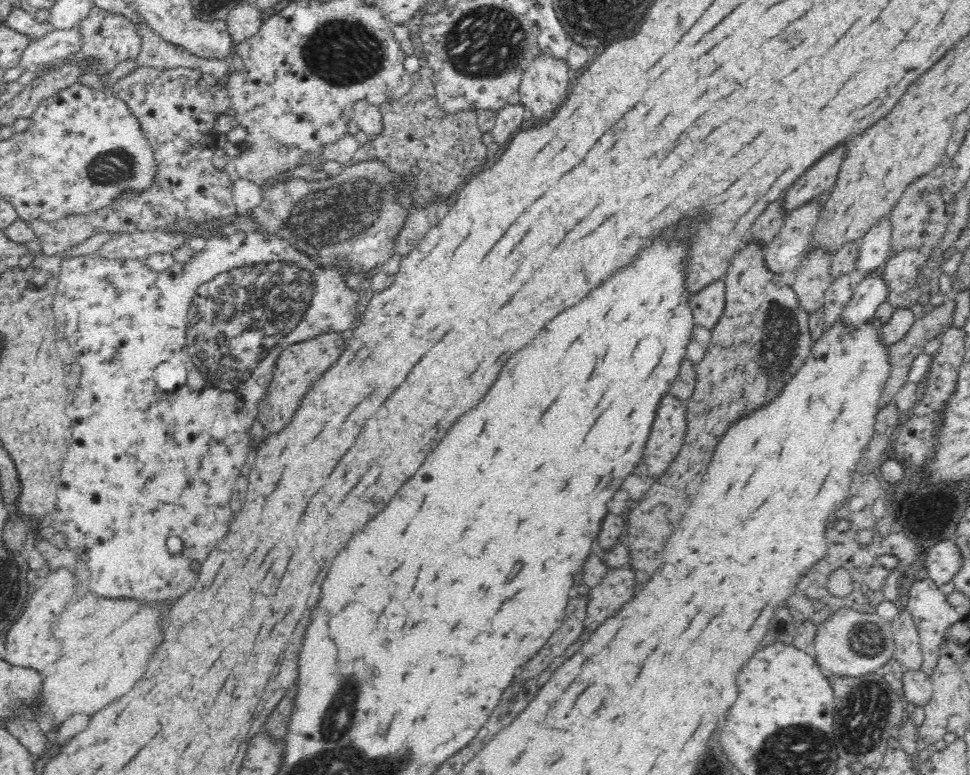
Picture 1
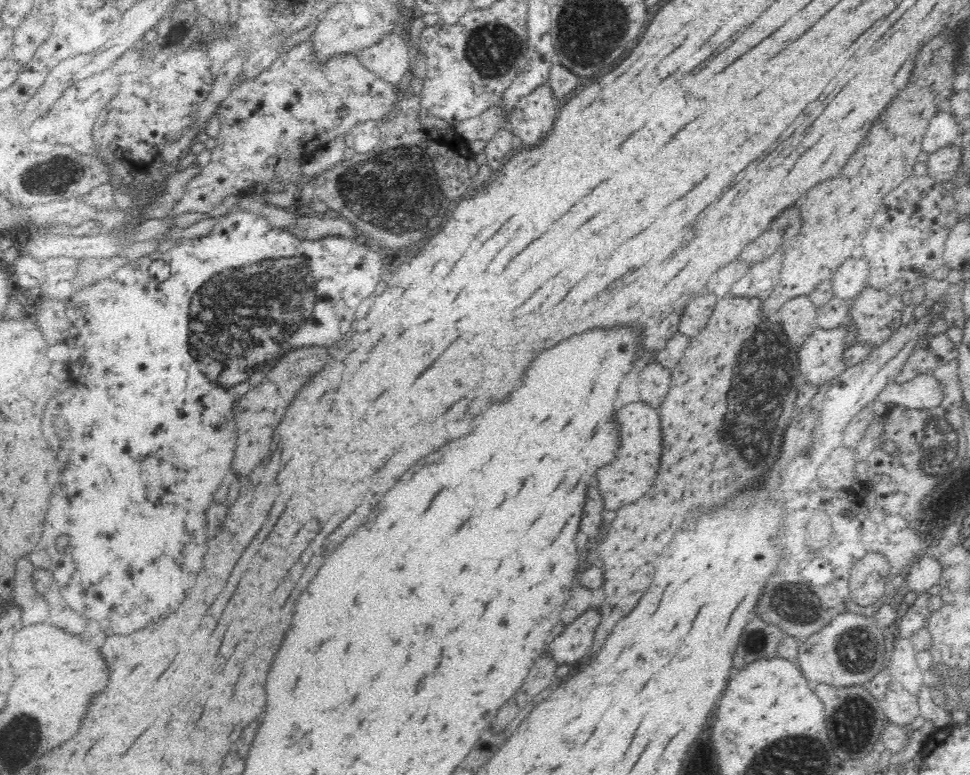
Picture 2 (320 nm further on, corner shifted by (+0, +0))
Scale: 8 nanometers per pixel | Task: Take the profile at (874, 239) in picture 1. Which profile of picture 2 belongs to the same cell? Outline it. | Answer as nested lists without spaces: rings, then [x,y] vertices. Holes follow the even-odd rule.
[[[852,256],[834,272],[834,294],[840,298],[854,298],[865,288],[869,274],[869,264],[862,258]]]

